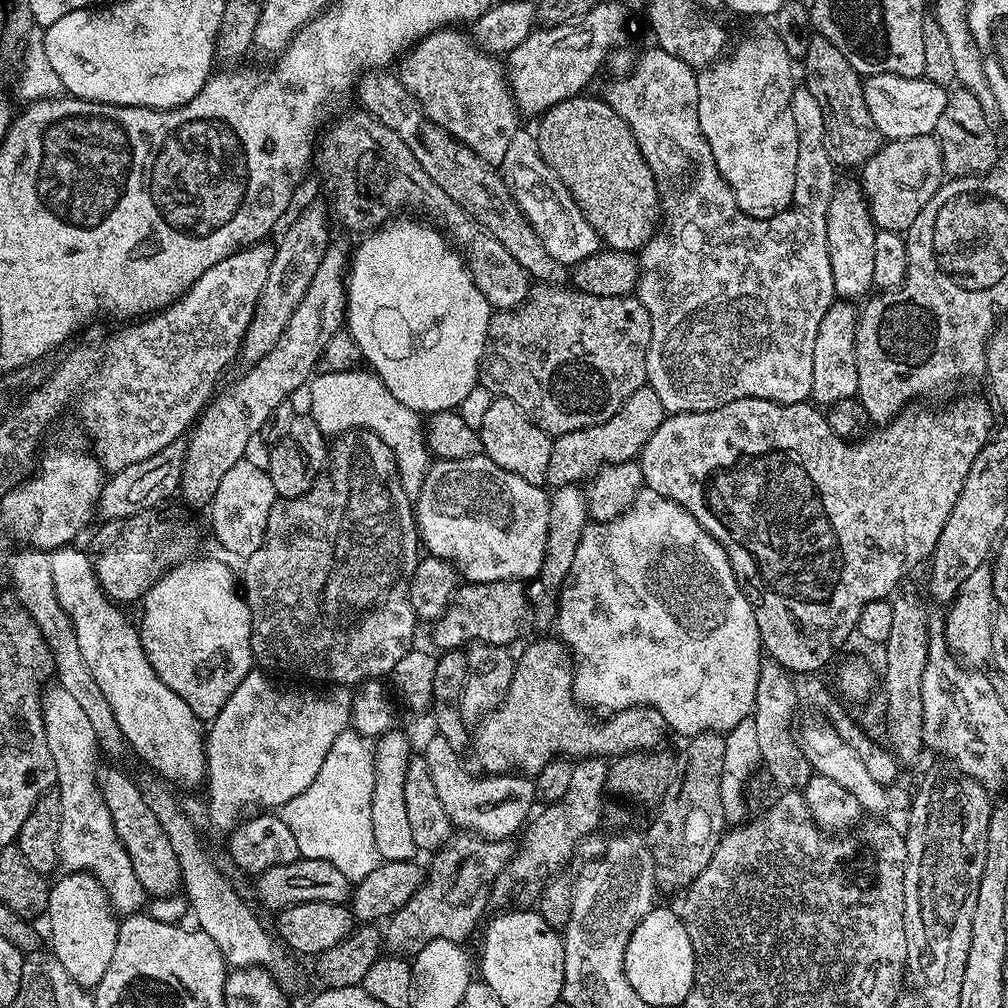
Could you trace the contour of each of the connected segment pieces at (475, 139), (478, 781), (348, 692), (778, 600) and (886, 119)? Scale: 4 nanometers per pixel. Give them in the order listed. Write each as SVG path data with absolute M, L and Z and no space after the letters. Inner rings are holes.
M452 26L437 29L412 44L399 59L398 75L406 90L414 94L420 109L432 122L442 126L453 139L470 146L487 164L496 168L503 165L510 140L519 131L520 112L508 85L503 61L497 55L485 52L467 31L458 29Z
M444 736L430 737L428 745L422 749L422 755L432 771L434 790L438 790L438 798L442 798L442 806L446 806L446 814L453 825L491 840L507 840L515 837L533 815L532 796L537 795L537 790L531 779L521 778L516 774L471 776L460 765L459 754Z
M253 670L247 672L245 676L242 678L242 682L238 682L238 686L230 694L230 698L226 698L226 706L222 706L222 710L220 711L220 713L217 714L216 717L212 719L212 721L210 722L210 727L207 729L206 732L206 739L204 741L204 753L206 754L206 758L208 759L208 771L206 773L206 789L208 788L208 820L210 823L213 824L214 827L217 828L218 831L223 832L223 834L228 834L232 832L232 830L236 828L236 826L240 824L240 822L243 821L245 818L253 817L259 813L263 813L265 810L279 809L286 802L290 802L290 798L298 798L298 794L302 794L302 790L306 790L306 786L310 786L310 782L314 782L314 778L318 778L318 770L322 770L322 762L326 758L326 754L330 750L330 746L334 746L334 738L338 738L338 734L342 734L346 731L346 729L349 727L352 718L352 702L354 692L351 687L324 686L321 687L324 688L321 690L321 692L315 692L315 690L312 689L315 687L304 686L308 688L302 689L301 692L291 692L291 690L288 688L279 688L279 686L276 685L275 682L272 681L271 678L268 676L271 675L265 674L263 671L260 670Z
M968 396L953 412L923 412L920 408L912 408L916 406L908 406L899 416L877 427L873 436L865 435L849 442L830 430L827 415L811 403L779 404L762 398L738 398L714 410L665 415L658 430L650 434L638 461L644 475L643 483L658 494L678 502L678 506L685 508L698 522L698 526L702 526L702 530L709 532L726 550L736 580L754 608L763 651L788 669L789 673L819 673L822 669L820 667L835 654L836 647L848 635L856 632L856 623L865 606L872 600L885 599L893 591L891 588L903 578L904 568L912 568L923 560L925 563L936 549L942 526L946 518L950 518L950 510L954 510L958 494L962 494L966 474L970 474L974 458L988 443L994 428L992 412L988 409L989 401L985 400L980 396Z
M879 72L863 81L866 110L874 118L881 137L885 141L933 135L938 118L948 109L949 93L941 85L923 78L902 78L898 74Z

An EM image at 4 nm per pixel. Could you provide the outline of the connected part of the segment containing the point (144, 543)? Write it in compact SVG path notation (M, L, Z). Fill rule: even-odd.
M151 510L117 520L105 519L100 524L101 528L93 534L90 547L92 565L109 600L121 605L131 600L139 601L169 568L184 563L193 555L191 534L163 520L158 513Z

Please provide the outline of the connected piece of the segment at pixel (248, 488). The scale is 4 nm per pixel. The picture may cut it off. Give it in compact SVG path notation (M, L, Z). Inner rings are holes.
M245 458L231 466L222 477L218 490L210 503L212 510L212 532L216 540L228 552L240 558L254 554L264 544L266 526L270 510L275 506L278 497L274 482L268 476L267 467L255 464L251 458Z

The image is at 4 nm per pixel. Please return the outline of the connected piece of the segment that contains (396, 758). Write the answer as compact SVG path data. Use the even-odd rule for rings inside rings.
M393 728L377 737L373 747L375 764L374 795L371 799L371 826L374 844L383 861L406 861L413 859L418 852L411 833L410 821L407 819L405 800L405 776L412 750L407 738L399 729Z

